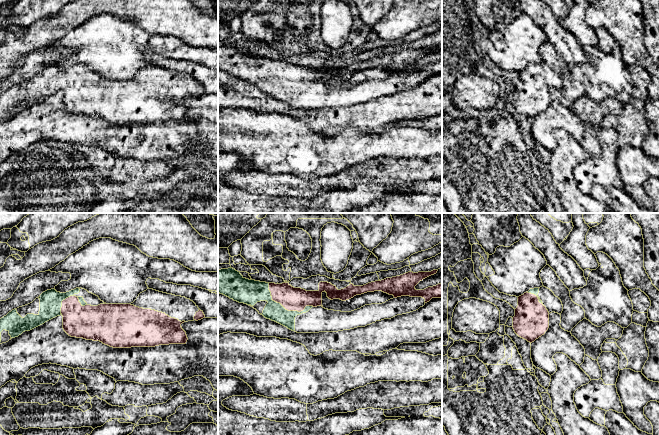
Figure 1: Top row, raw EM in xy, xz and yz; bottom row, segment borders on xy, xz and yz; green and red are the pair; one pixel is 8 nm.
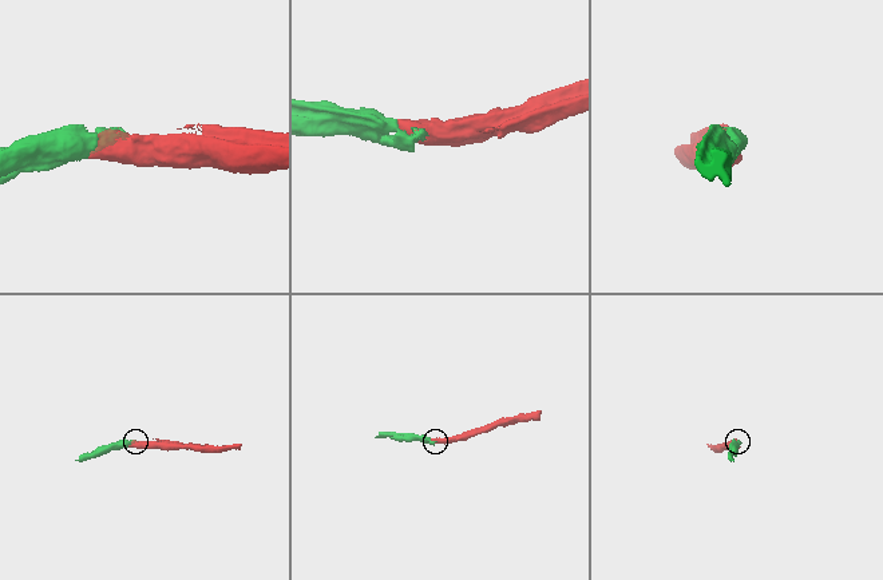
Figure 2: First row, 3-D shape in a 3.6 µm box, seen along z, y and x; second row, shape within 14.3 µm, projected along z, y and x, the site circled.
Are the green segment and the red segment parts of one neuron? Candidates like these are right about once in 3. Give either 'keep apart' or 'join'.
join

